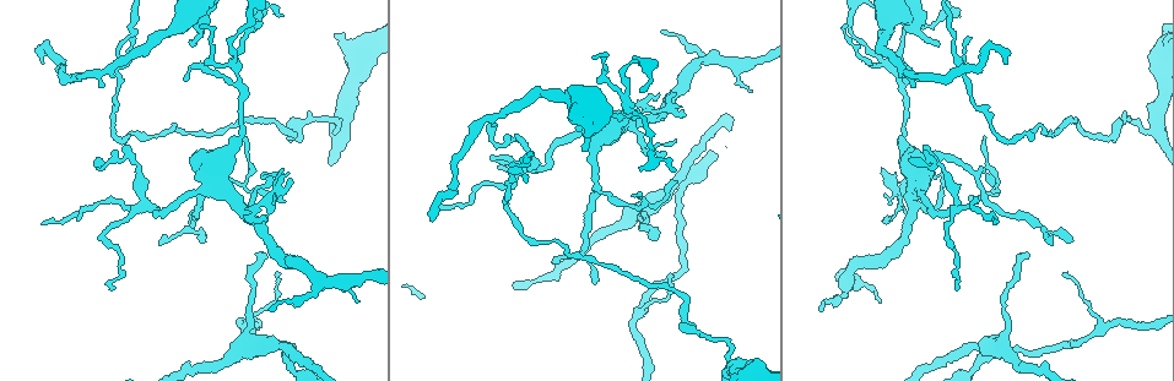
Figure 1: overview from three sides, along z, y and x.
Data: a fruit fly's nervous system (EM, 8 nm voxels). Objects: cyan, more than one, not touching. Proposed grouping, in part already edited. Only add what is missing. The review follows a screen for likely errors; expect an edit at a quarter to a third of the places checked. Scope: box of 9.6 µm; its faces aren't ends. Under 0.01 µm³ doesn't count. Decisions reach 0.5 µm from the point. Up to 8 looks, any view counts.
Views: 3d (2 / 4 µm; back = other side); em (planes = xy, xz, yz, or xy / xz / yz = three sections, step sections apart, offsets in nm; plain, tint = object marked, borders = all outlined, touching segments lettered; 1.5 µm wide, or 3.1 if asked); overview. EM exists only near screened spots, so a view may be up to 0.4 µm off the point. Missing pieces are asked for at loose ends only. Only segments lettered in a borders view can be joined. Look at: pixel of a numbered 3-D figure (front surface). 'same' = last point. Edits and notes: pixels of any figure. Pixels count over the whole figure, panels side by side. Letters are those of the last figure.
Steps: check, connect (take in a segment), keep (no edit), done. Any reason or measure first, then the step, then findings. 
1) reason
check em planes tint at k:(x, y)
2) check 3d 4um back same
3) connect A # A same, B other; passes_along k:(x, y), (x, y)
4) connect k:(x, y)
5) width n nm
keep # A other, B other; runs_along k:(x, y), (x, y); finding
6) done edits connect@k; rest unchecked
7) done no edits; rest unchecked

branch stops here
check 3d 2um at 1:(655, 240)

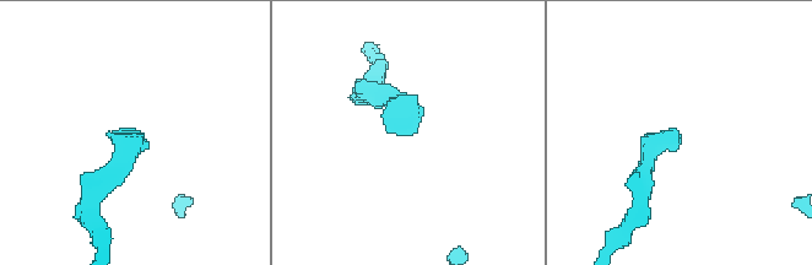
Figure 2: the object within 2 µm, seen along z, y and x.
shape alone is not enough
check em yz step 8 tint at 2:(413, 132)

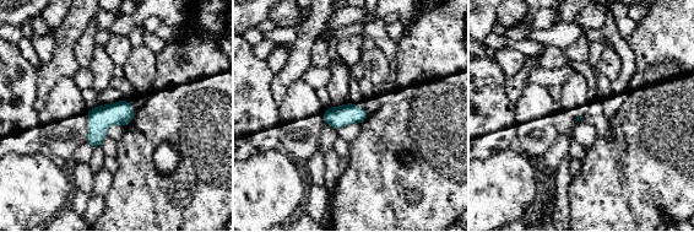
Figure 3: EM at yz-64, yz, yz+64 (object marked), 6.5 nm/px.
cut it another way
check em planes borders same

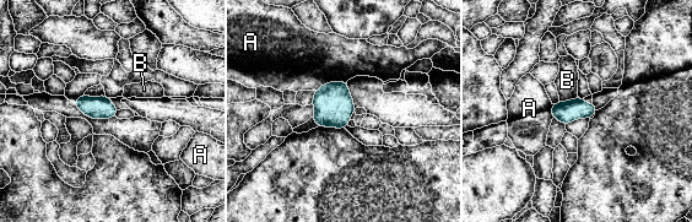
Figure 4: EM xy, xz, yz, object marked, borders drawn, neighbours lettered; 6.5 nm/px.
keep # A other, B other; border 4:(578, 97), (560, 102); no lettered segment goes on from it

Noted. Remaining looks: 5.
free end
check em xy step 4 tint at 1:(661, 32)

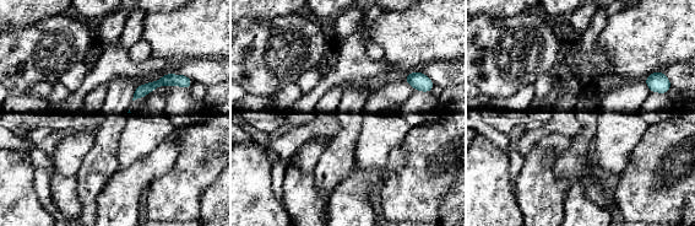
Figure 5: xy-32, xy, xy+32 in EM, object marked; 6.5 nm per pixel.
check em planes borders same

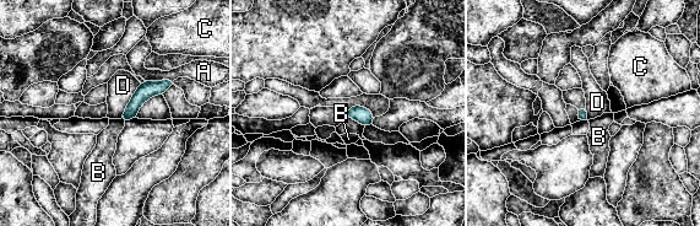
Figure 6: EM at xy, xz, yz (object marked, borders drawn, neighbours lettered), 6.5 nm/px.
keep # A other, B other, C other, D other; runs_along 6:(171, 82), (151, 87), (125, 117); none of them fits

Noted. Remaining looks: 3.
free end
check em xy step 4 borders at 1:(593, 283)

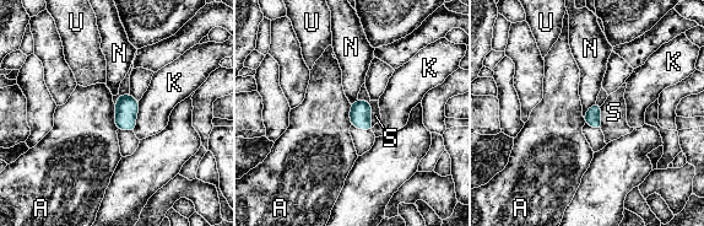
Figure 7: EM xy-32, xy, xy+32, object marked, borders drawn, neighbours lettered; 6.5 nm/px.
longest_contact K 200 nm
keep # A other, K other, N other, S other, U other; none of them fits

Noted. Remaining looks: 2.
done no edits; rest unchecked

